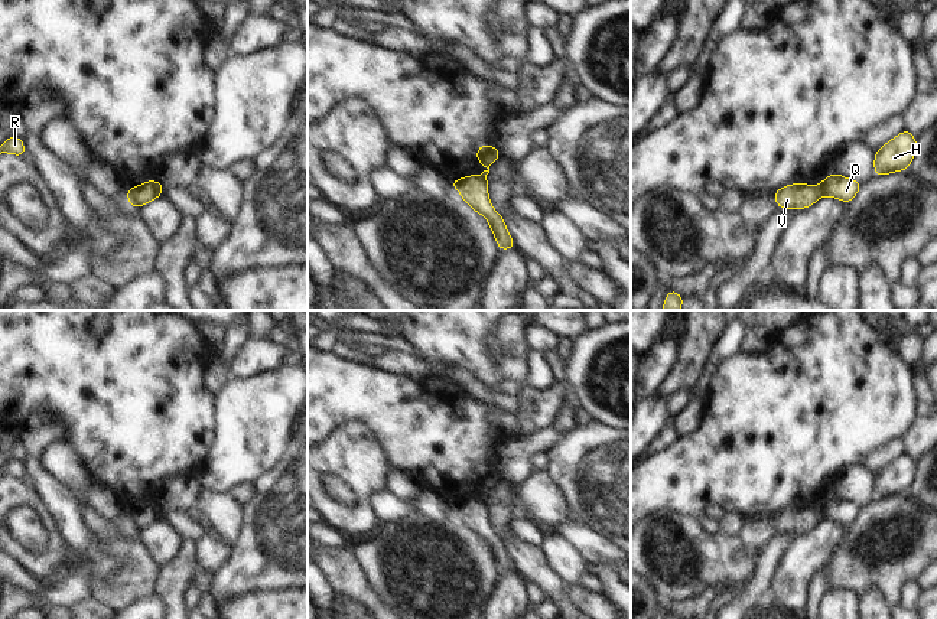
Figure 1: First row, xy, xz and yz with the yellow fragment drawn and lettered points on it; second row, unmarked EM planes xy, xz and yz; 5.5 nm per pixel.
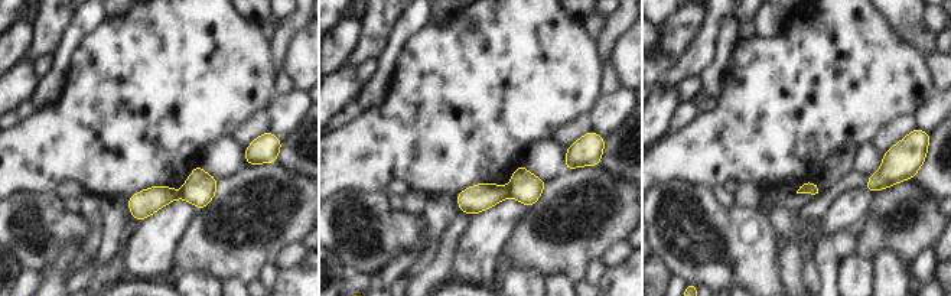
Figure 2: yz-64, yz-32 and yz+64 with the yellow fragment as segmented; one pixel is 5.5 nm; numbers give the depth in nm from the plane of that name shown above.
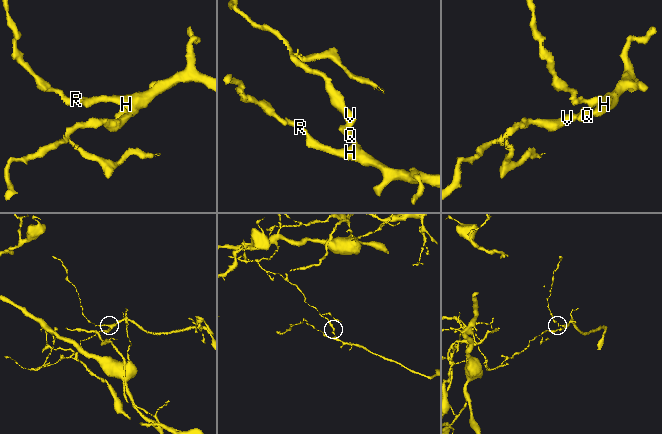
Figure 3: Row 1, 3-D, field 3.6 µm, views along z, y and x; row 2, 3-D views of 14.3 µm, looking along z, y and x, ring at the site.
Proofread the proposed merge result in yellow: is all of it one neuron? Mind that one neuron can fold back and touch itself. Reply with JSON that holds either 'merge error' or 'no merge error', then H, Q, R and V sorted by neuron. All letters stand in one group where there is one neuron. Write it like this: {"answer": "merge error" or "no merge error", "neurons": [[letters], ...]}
{"answer": "merge error", "neurons": [["H", "Q", "R"], ["V"]]}

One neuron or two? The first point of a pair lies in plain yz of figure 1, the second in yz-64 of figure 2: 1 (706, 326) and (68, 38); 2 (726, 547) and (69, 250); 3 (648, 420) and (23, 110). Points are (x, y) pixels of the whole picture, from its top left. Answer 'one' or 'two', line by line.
1: two
2: two
3: two

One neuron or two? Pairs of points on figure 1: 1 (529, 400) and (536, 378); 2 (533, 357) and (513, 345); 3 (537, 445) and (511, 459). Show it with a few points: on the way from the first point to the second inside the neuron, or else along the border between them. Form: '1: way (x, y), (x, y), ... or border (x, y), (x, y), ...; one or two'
1: border (555, 380), (546, 387), (526, 387); two
2: border (530, 349), (526, 357), (527, 375), (524, 385); two
3: way (532, 445), (524, 446), (517, 453); one

